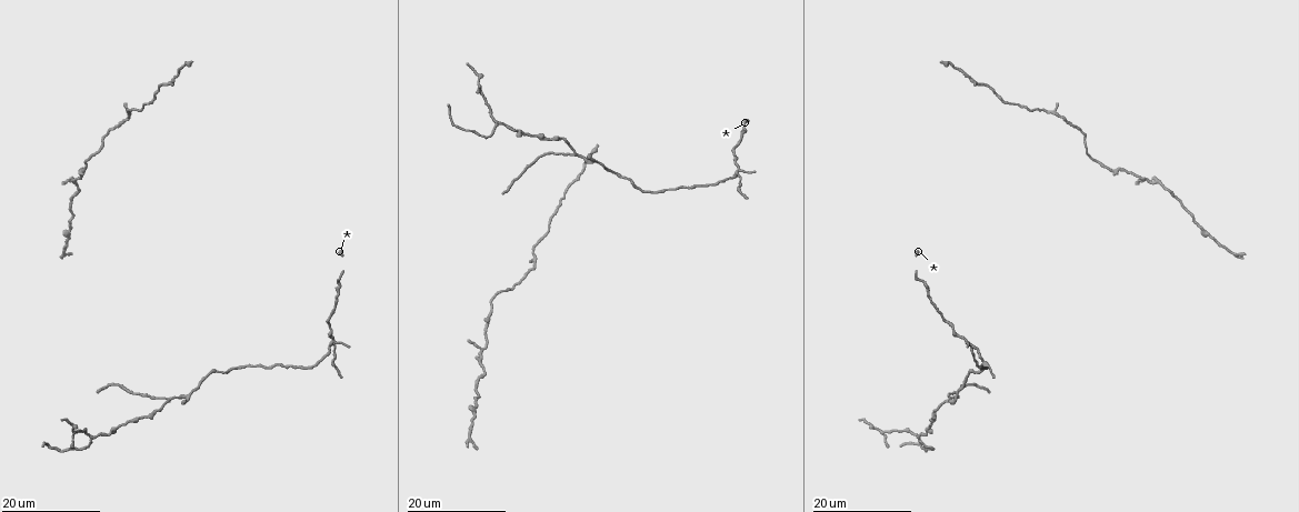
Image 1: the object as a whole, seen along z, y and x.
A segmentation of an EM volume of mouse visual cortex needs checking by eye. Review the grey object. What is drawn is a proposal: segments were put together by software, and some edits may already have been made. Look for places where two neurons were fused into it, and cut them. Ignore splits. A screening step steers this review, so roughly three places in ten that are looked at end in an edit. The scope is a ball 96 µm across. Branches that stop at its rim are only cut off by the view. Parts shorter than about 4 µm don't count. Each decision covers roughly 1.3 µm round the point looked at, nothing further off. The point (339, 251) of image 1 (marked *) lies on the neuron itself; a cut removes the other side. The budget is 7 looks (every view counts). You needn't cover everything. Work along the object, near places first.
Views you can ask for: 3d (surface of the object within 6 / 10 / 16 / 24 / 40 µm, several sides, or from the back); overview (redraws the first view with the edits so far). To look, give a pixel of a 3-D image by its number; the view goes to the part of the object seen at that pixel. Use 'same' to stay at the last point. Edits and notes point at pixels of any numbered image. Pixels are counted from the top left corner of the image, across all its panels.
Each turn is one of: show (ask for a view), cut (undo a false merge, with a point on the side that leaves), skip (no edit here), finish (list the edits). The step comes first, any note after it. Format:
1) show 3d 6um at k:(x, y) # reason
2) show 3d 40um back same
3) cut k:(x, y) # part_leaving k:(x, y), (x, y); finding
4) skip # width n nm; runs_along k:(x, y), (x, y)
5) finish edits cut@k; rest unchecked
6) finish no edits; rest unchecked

show 3d 24um at 1:(958, 394) # three arms meet

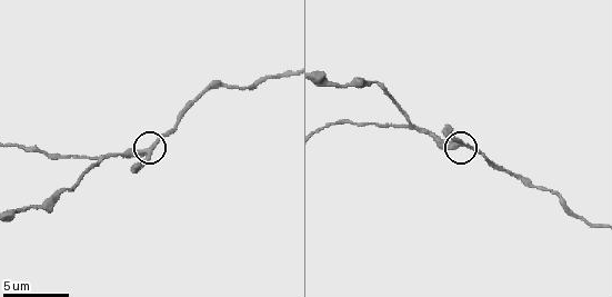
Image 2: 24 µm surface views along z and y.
show 3d 10um at 2:(464, 143) # zoom in

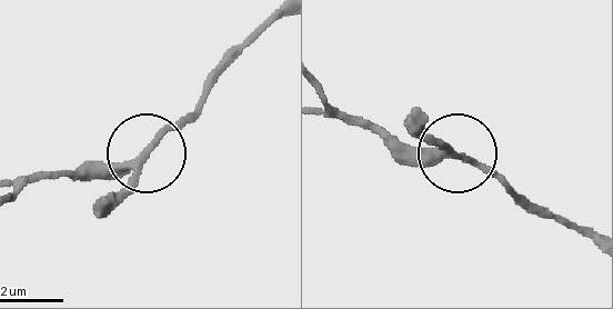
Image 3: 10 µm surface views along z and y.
skip # arms 3; continuous, no second neuron

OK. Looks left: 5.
show 3d 10um at 2:(407, 120) # two arms in line, one across

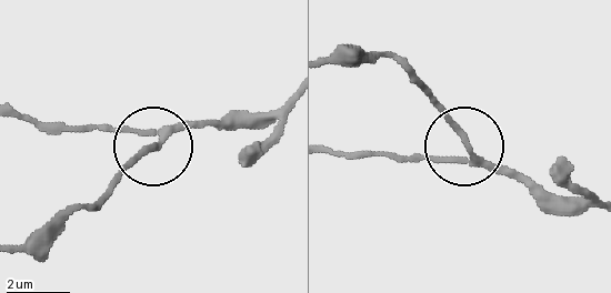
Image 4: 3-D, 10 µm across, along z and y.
skip # width 190 nm; continuous, no second neuron

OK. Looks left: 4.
show 3d 16um at 1:(496, 123) # branch point

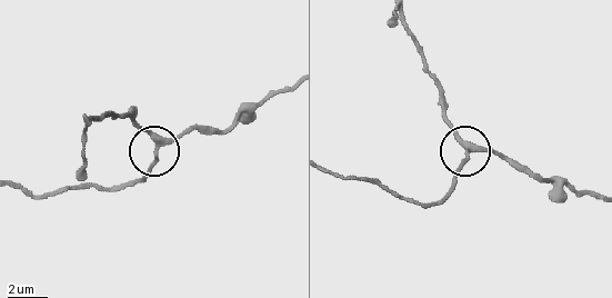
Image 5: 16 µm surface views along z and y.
show 3d 6um at 5:(469, 147) # closer look

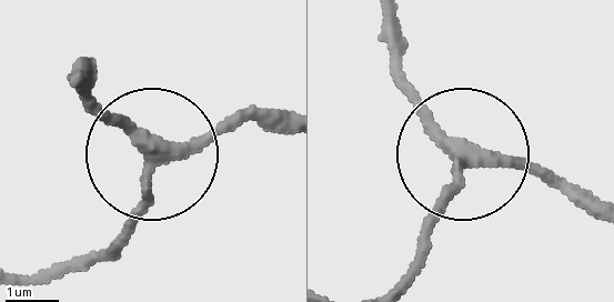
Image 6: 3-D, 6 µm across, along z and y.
skip # width 260 nm; runs_along 6:(600, 217), (454, 142), (392, 67); continuous, no second neuron

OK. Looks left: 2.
finish no edits; rest unchecked

